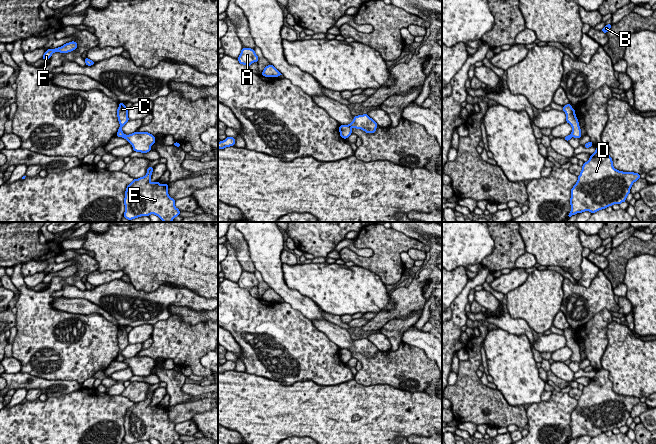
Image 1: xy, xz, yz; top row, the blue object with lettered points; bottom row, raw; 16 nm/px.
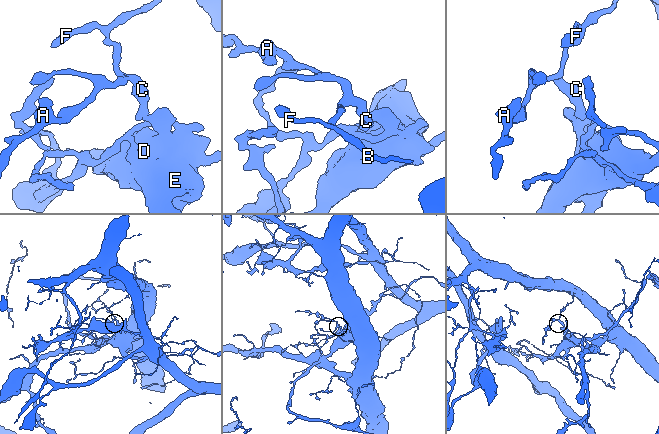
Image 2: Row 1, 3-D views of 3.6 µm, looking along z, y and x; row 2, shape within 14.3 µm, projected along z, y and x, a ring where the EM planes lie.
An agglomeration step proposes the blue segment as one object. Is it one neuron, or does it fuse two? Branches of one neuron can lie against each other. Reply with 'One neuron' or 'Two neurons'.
Two neurons

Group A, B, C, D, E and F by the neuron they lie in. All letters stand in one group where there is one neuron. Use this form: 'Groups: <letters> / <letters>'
Groups: A B C F / D E

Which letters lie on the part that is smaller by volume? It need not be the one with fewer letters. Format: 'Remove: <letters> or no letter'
Remove: D, E

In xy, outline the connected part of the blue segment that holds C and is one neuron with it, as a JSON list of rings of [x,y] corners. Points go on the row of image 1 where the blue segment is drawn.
[[[119,103],[119,107],[117,109],[117,117],[118,117],[120,127],[118,129],[116,136],[124,137],[125,134],[123,133],[121,128],[129,121],[128,109],[125,107],[124,103]]]

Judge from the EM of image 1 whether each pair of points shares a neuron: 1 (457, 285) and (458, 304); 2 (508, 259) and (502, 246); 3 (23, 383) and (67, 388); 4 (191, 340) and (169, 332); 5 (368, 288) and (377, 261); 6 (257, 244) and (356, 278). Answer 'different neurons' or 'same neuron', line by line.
1: different neurons
2: same neuron
3: same neuron
4: same neuron
5: different neurons
6: different neurons

